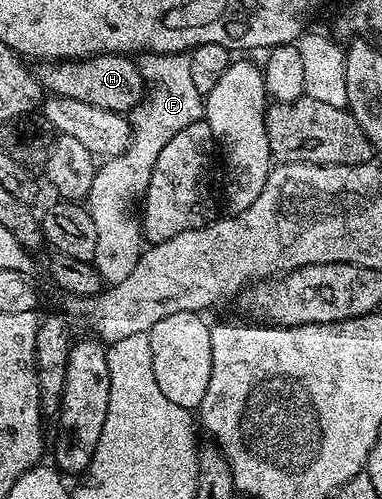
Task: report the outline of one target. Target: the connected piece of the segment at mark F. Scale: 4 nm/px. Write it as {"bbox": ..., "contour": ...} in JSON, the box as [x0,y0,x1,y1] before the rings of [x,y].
{"bbox":[84,53,204,286],"contour":[[[146,53],[137,60],[148,90],[142,102],[129,112],[130,144],[118,156],[107,158],[92,177],[92,189],[88,189],[84,206],[90,212],[96,228],[96,253],[92,262],[105,284],[114,286],[124,281],[136,269],[136,263],[144,250],[141,228],[135,221],[135,212],[134,215],[130,212],[130,202],[145,196],[156,157],[160,157],[160,149],[164,149],[164,145],[168,145],[168,141],[172,141],[180,129],[204,118],[204,97],[196,93],[190,76],[189,60],[190,56],[186,53]]]}

